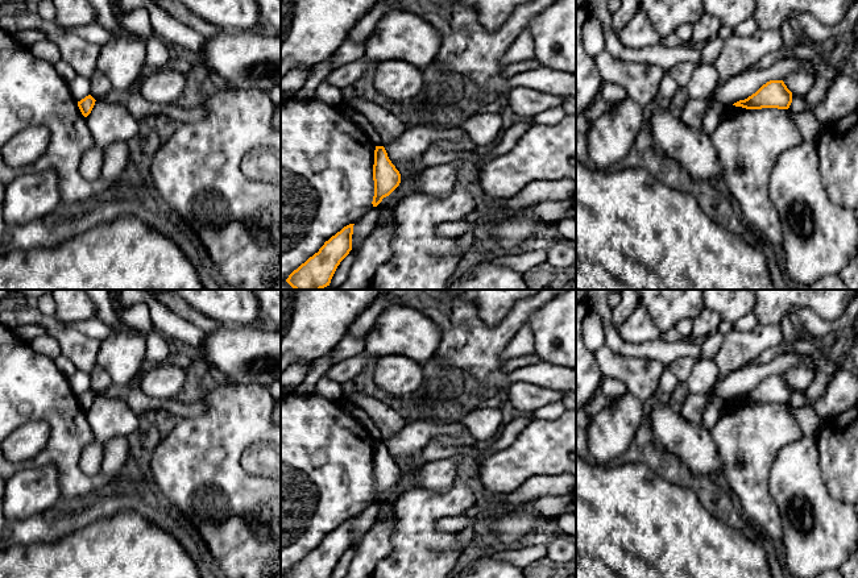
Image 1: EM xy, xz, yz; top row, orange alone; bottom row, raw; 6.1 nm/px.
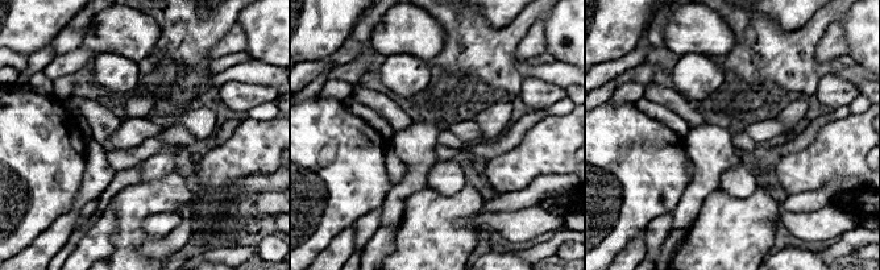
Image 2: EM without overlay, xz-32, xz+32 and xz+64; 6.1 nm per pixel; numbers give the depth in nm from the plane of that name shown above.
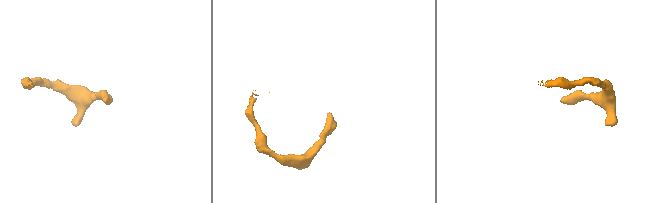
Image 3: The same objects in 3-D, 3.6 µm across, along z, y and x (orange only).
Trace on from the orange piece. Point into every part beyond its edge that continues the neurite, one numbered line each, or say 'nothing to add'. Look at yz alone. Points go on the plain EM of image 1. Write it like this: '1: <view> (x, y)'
nothing to add

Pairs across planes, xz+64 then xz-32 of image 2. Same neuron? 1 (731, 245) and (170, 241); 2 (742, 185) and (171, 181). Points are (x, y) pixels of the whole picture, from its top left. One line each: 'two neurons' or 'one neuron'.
1: two neurons
2: two neurons

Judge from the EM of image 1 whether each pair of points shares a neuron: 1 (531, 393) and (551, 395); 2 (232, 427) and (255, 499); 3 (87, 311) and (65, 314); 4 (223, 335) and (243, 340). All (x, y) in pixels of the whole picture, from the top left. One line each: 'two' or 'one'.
1: one
2: one
3: one
4: one

